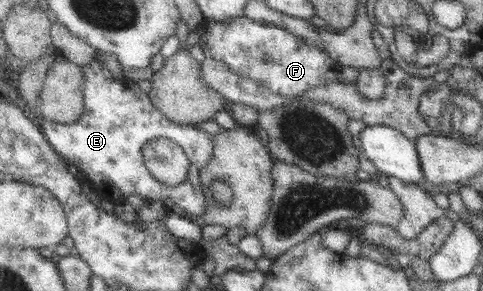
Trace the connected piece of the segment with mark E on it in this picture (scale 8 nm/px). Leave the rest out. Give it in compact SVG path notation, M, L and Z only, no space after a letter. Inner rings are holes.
M95 60L88 66L83 66L85 72L85 114L80 120L72 124L62 124L44 118L42 121L43 133L50 141L50 144L68 160L72 160L81 172L81 176L87 178L92 189L100 196L110 198L115 202L125 202L128 196L139 195L146 203L153 201L162 201L166 203L168 200L173 201L180 206L188 215L202 216L206 212L206 206L209 201L206 198L201 183L201 168L208 166L209 162L215 155L215 135L203 132L198 127L192 125L178 124L165 115L161 109L154 106L150 99L149 92L144 92L136 82L132 82L122 77L120 80L114 78L114 74L106 68L103 62ZM166 137L175 140L180 148L187 153L188 159L191 161L189 168L189 177L178 184L178 186L168 187L164 183L153 177L153 173L146 166L144 148L149 140Z

